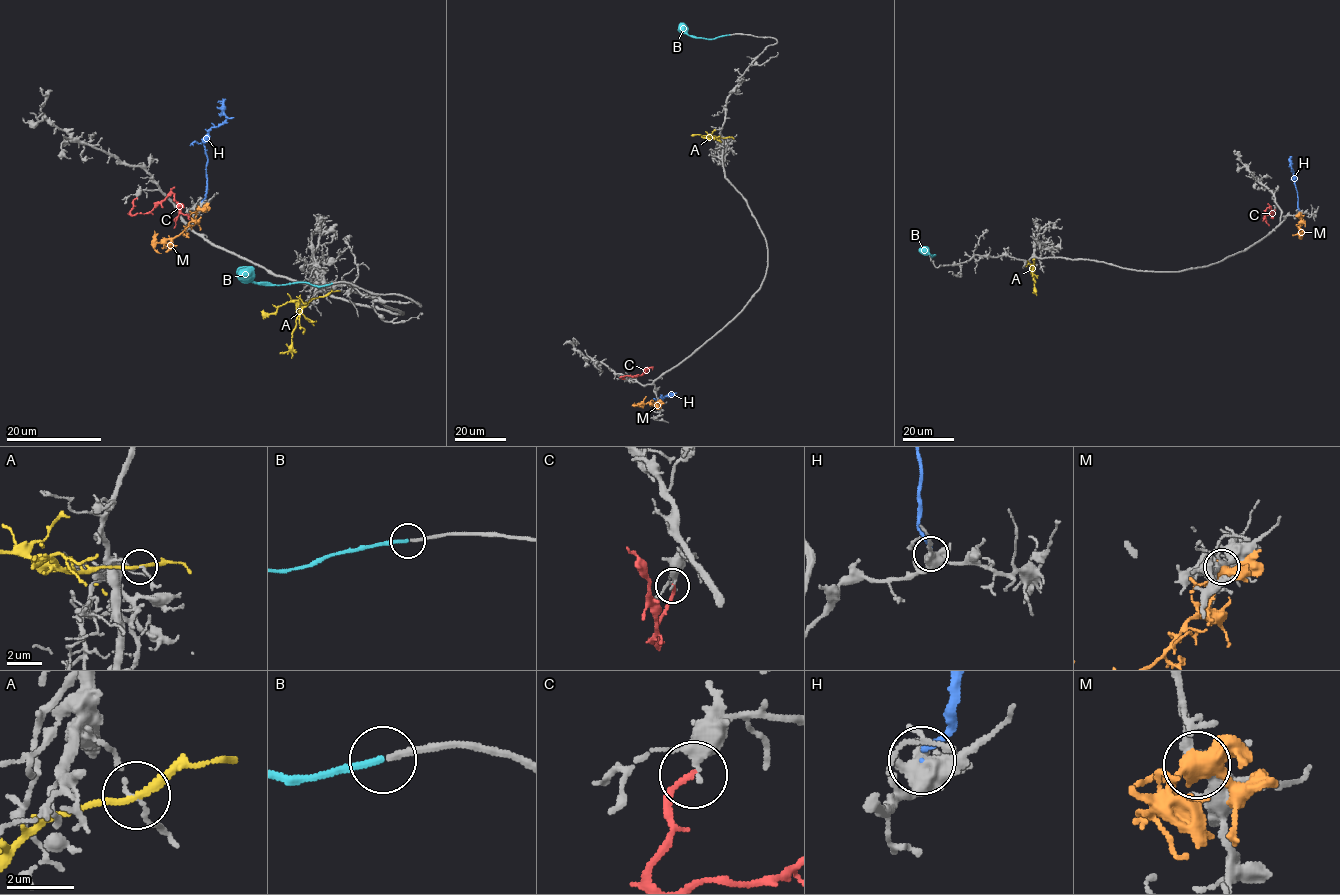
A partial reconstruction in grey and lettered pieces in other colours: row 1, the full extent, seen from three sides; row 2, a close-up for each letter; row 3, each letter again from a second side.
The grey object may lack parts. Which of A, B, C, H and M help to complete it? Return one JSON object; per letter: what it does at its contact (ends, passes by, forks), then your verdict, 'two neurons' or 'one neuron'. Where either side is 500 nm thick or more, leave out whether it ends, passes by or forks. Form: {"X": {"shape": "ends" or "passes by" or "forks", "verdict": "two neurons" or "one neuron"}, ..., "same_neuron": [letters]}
{"A": {"shape": "passes by", "verdict": "two neurons"}, "B": {"shape": "ends", "verdict": "one neuron"}, "C": {"shape": "ends", "verdict": "two neurons"}, "H": {"shape": "ends", "verdict": "two neurons"}, "M": {"shape": "forks", "verdict": "two neurons"}, "same_neuron": ["B"]}

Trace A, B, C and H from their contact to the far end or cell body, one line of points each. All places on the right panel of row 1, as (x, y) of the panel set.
A: (1033, 262), (1032, 293)
B: (931, 255), (924, 254), (919, 249)
C: (1274, 209), (1272, 218), (1271, 209), (1265, 210), (1269, 225)
H: (1299, 211), (1290, 158)

